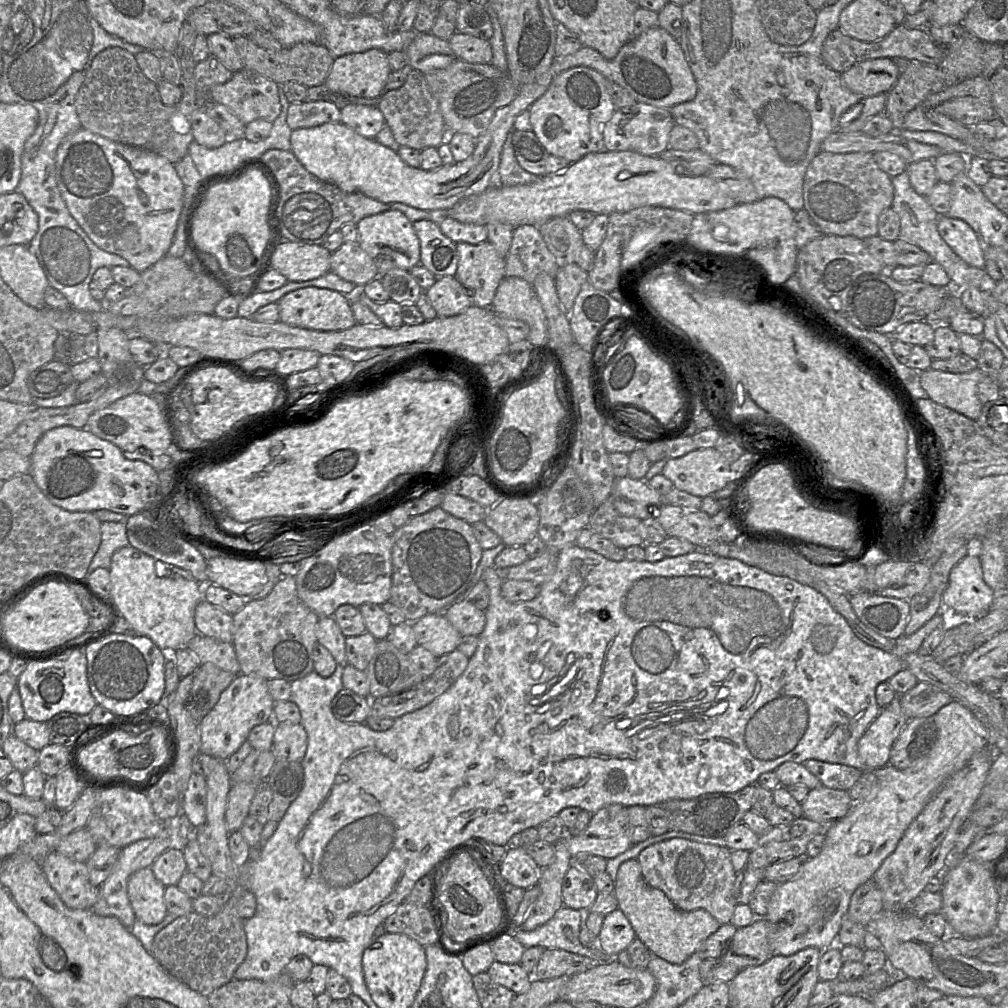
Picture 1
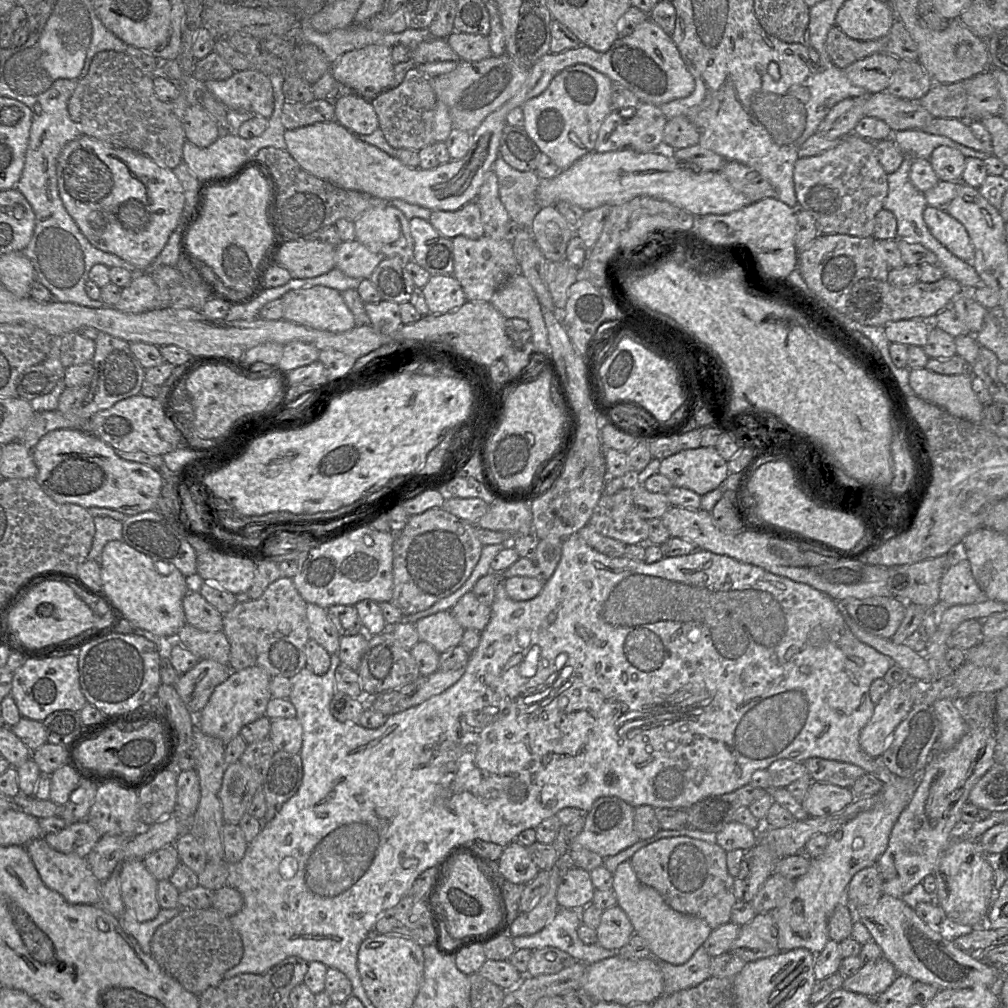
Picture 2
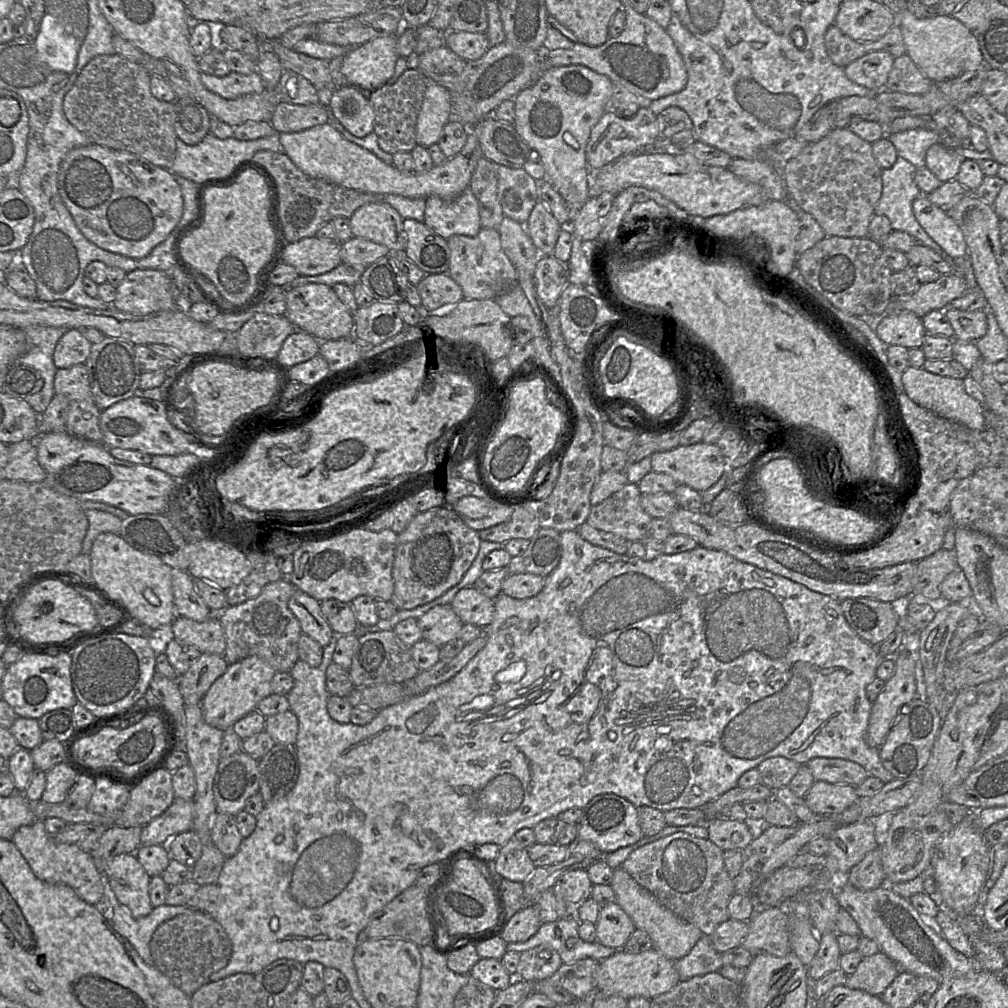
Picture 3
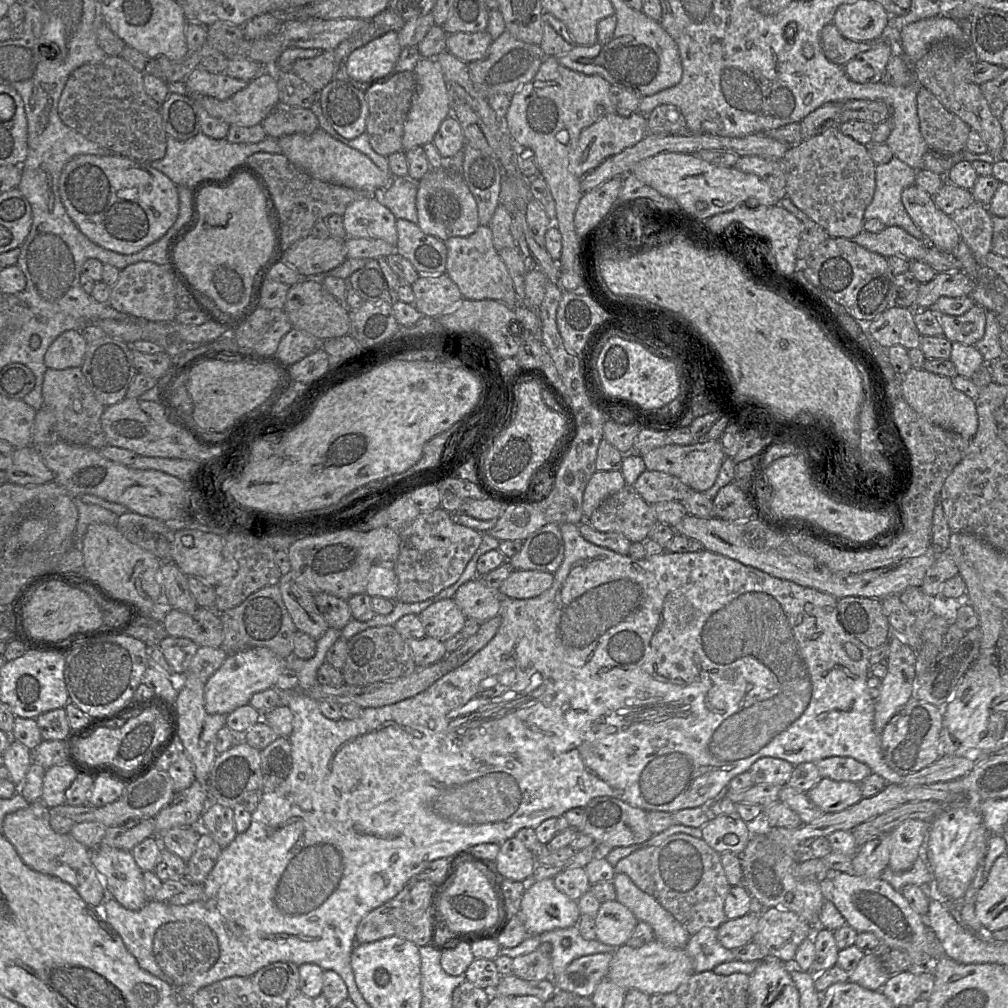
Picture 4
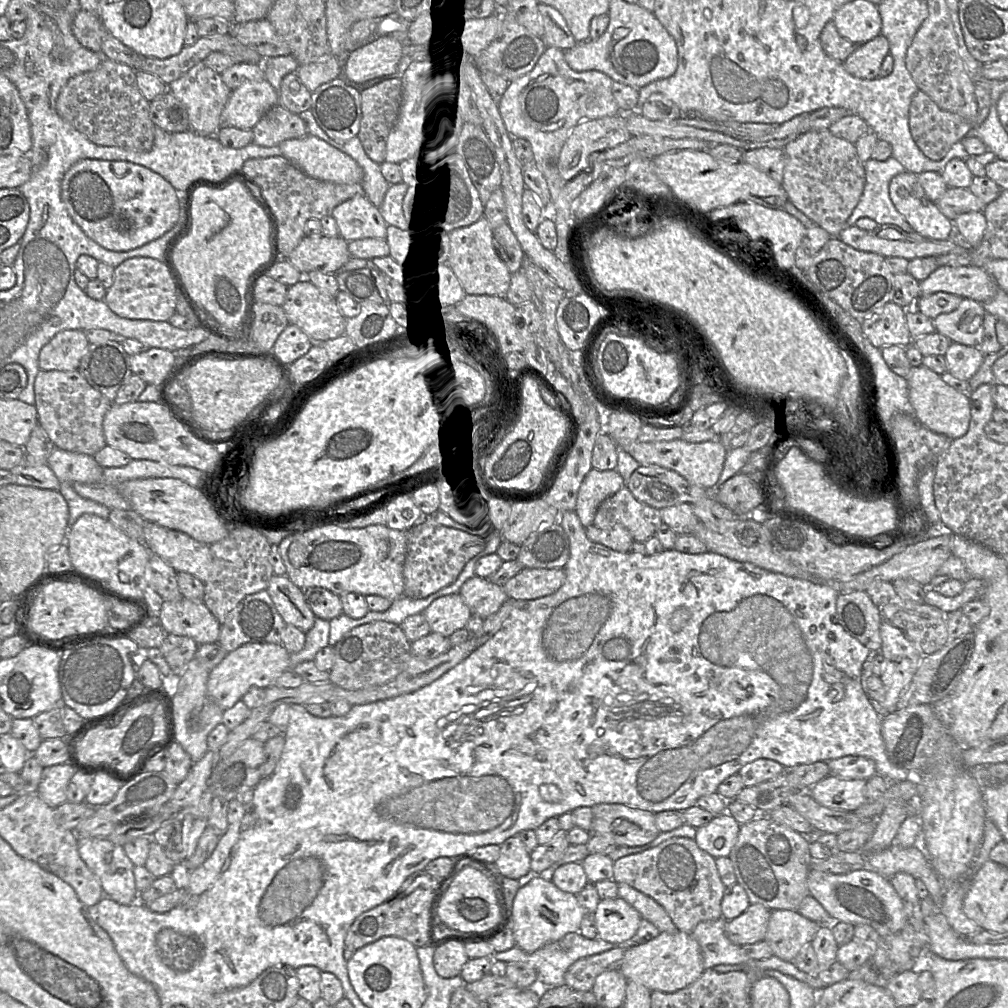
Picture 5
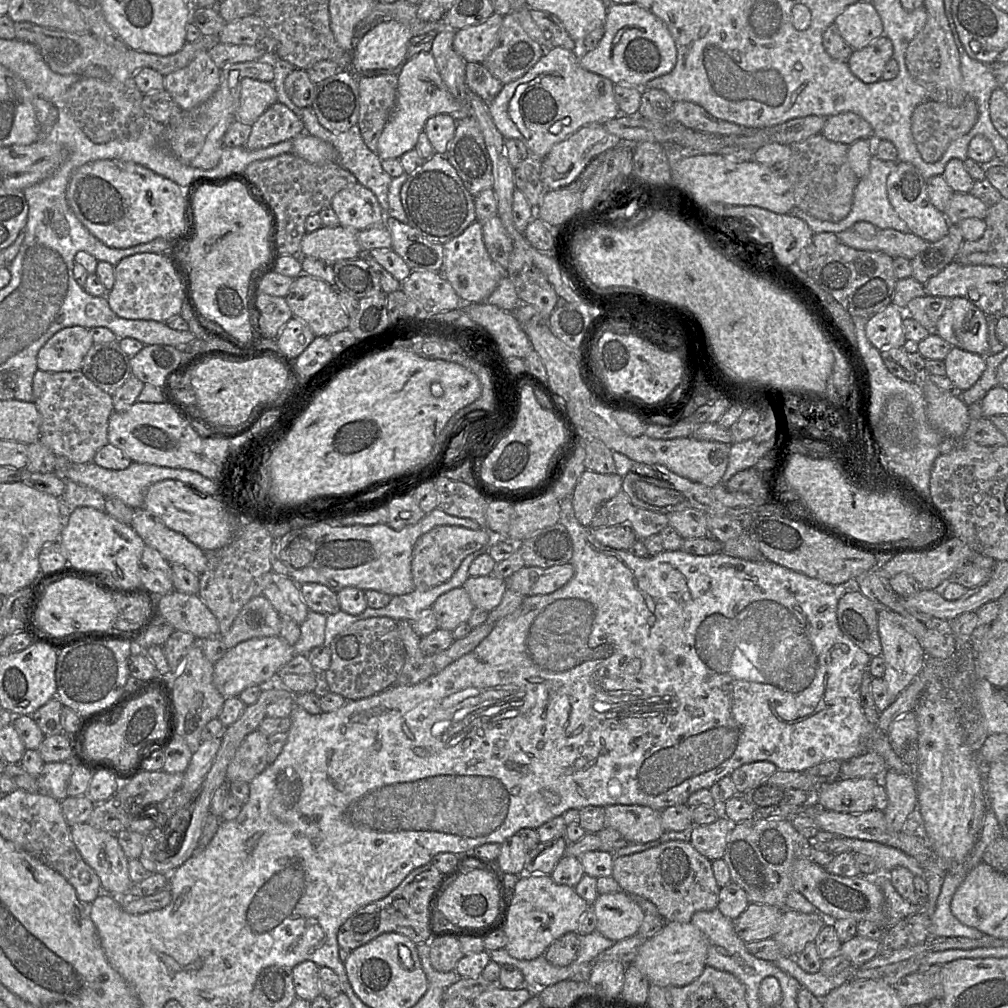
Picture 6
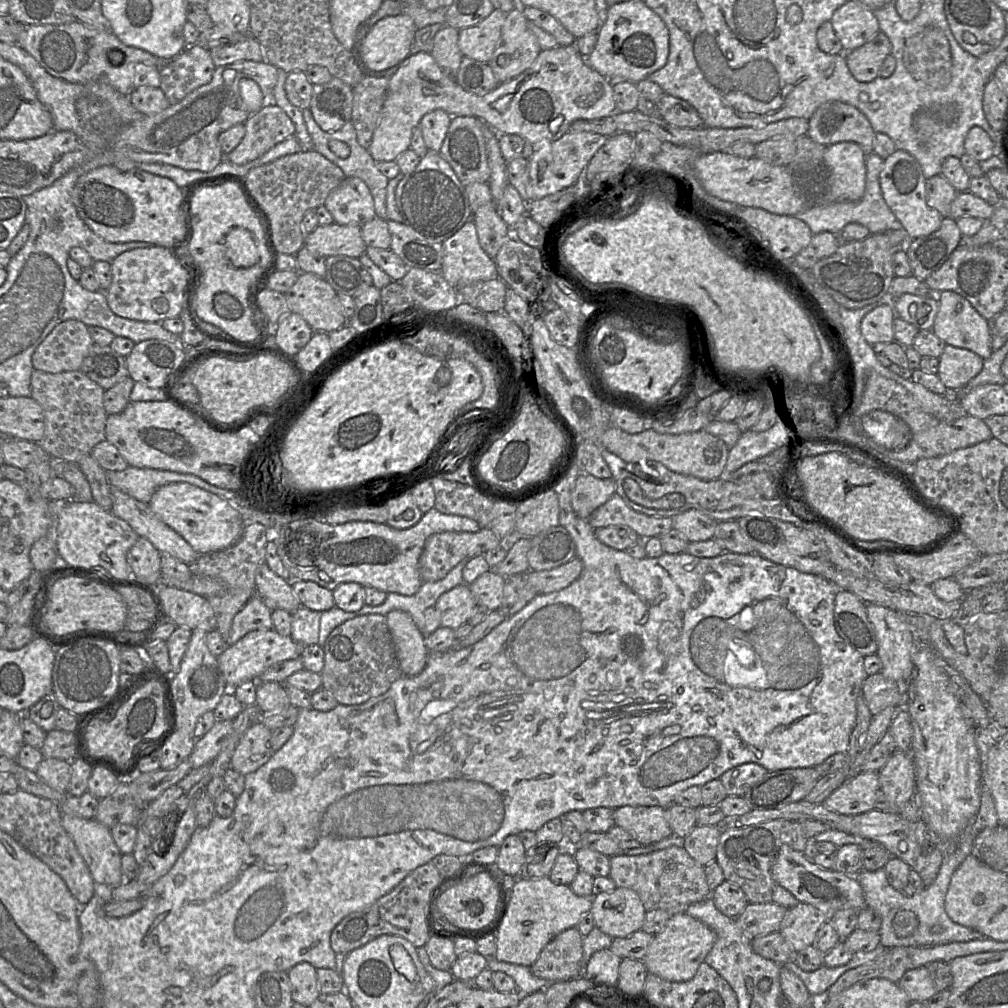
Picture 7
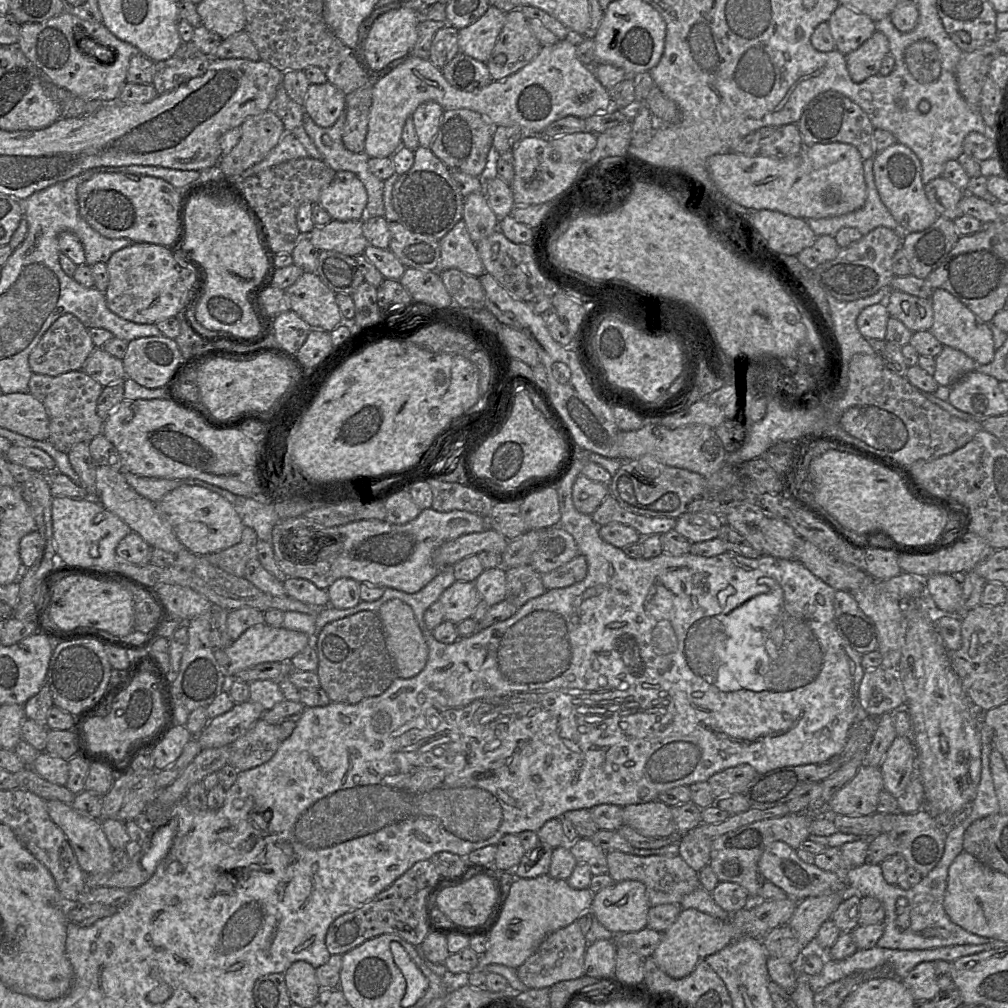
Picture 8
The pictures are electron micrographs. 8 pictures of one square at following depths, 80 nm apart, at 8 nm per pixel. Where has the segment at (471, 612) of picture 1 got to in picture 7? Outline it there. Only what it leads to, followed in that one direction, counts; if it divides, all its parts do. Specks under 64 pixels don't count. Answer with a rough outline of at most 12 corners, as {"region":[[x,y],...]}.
{"region":[[491,569],[469,587],[476,603],[502,604],[506,577]]}

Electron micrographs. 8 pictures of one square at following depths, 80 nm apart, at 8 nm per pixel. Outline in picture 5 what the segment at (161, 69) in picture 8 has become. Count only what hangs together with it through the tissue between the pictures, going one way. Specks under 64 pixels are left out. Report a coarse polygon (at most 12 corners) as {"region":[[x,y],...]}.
{"region":[[202,61],[168,90],[189,131],[217,138],[232,93]]}

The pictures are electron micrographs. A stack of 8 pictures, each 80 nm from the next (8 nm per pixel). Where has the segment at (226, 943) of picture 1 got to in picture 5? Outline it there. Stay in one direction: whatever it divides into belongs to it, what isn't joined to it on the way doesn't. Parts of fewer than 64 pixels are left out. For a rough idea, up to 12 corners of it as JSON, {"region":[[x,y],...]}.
{"region":[[170,928],[157,933],[162,962],[190,970],[204,949],[197,937]]}

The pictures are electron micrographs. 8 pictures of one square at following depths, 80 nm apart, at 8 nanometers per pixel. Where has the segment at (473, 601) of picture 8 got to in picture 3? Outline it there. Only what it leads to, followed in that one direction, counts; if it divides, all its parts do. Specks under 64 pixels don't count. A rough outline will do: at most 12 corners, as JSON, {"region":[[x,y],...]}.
{"region":[[450,604],[417,619],[422,638],[441,648],[463,623]]}

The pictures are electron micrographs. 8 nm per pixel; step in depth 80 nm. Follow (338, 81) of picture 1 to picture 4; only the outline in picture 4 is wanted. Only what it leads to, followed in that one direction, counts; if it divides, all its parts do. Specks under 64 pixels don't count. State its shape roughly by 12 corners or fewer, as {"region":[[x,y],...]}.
{"region":[[390,31],[354,50],[346,72],[360,82],[394,70],[402,49]]}

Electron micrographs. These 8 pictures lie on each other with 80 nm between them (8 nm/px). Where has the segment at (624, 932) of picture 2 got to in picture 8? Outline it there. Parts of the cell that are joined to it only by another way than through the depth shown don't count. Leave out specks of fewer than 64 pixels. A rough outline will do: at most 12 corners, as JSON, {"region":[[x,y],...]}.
{"region":[[625,880],[594,893],[591,911],[623,934],[647,927],[645,885]]}

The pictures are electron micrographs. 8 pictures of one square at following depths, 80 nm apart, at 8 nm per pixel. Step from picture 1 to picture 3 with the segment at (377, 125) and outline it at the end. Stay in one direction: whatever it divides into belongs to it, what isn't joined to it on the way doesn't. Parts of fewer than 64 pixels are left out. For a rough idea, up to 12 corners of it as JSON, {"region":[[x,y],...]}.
{"region":[[356,88],[335,91],[328,109],[354,136],[373,132],[375,115]]}

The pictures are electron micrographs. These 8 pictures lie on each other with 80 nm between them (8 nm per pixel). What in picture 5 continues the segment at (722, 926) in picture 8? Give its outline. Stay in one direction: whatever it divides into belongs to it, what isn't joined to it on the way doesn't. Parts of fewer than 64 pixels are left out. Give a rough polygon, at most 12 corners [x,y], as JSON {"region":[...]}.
{"region":[[691,933],[627,946],[619,970],[650,991],[685,988],[704,970]]}

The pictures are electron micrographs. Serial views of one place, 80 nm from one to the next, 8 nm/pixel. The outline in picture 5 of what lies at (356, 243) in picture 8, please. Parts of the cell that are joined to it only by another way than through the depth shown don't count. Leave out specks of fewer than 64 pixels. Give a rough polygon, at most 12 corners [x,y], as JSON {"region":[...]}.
{"region":[[305,235],[287,259],[303,274],[338,272],[351,258],[340,236]]}

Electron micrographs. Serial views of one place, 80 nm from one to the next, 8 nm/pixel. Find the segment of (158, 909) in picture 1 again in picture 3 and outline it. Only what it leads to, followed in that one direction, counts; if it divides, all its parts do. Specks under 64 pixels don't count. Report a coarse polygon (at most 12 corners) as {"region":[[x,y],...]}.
{"region":[[135,853],[113,857],[103,875],[133,917],[154,908],[151,877]]}

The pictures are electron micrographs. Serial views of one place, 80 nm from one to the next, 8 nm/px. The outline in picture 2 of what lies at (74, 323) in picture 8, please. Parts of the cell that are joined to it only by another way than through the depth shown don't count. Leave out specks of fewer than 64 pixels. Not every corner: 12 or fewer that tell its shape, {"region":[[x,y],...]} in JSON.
{"region":[[78,332],[60,336],[65,368],[91,362],[94,340]]}

